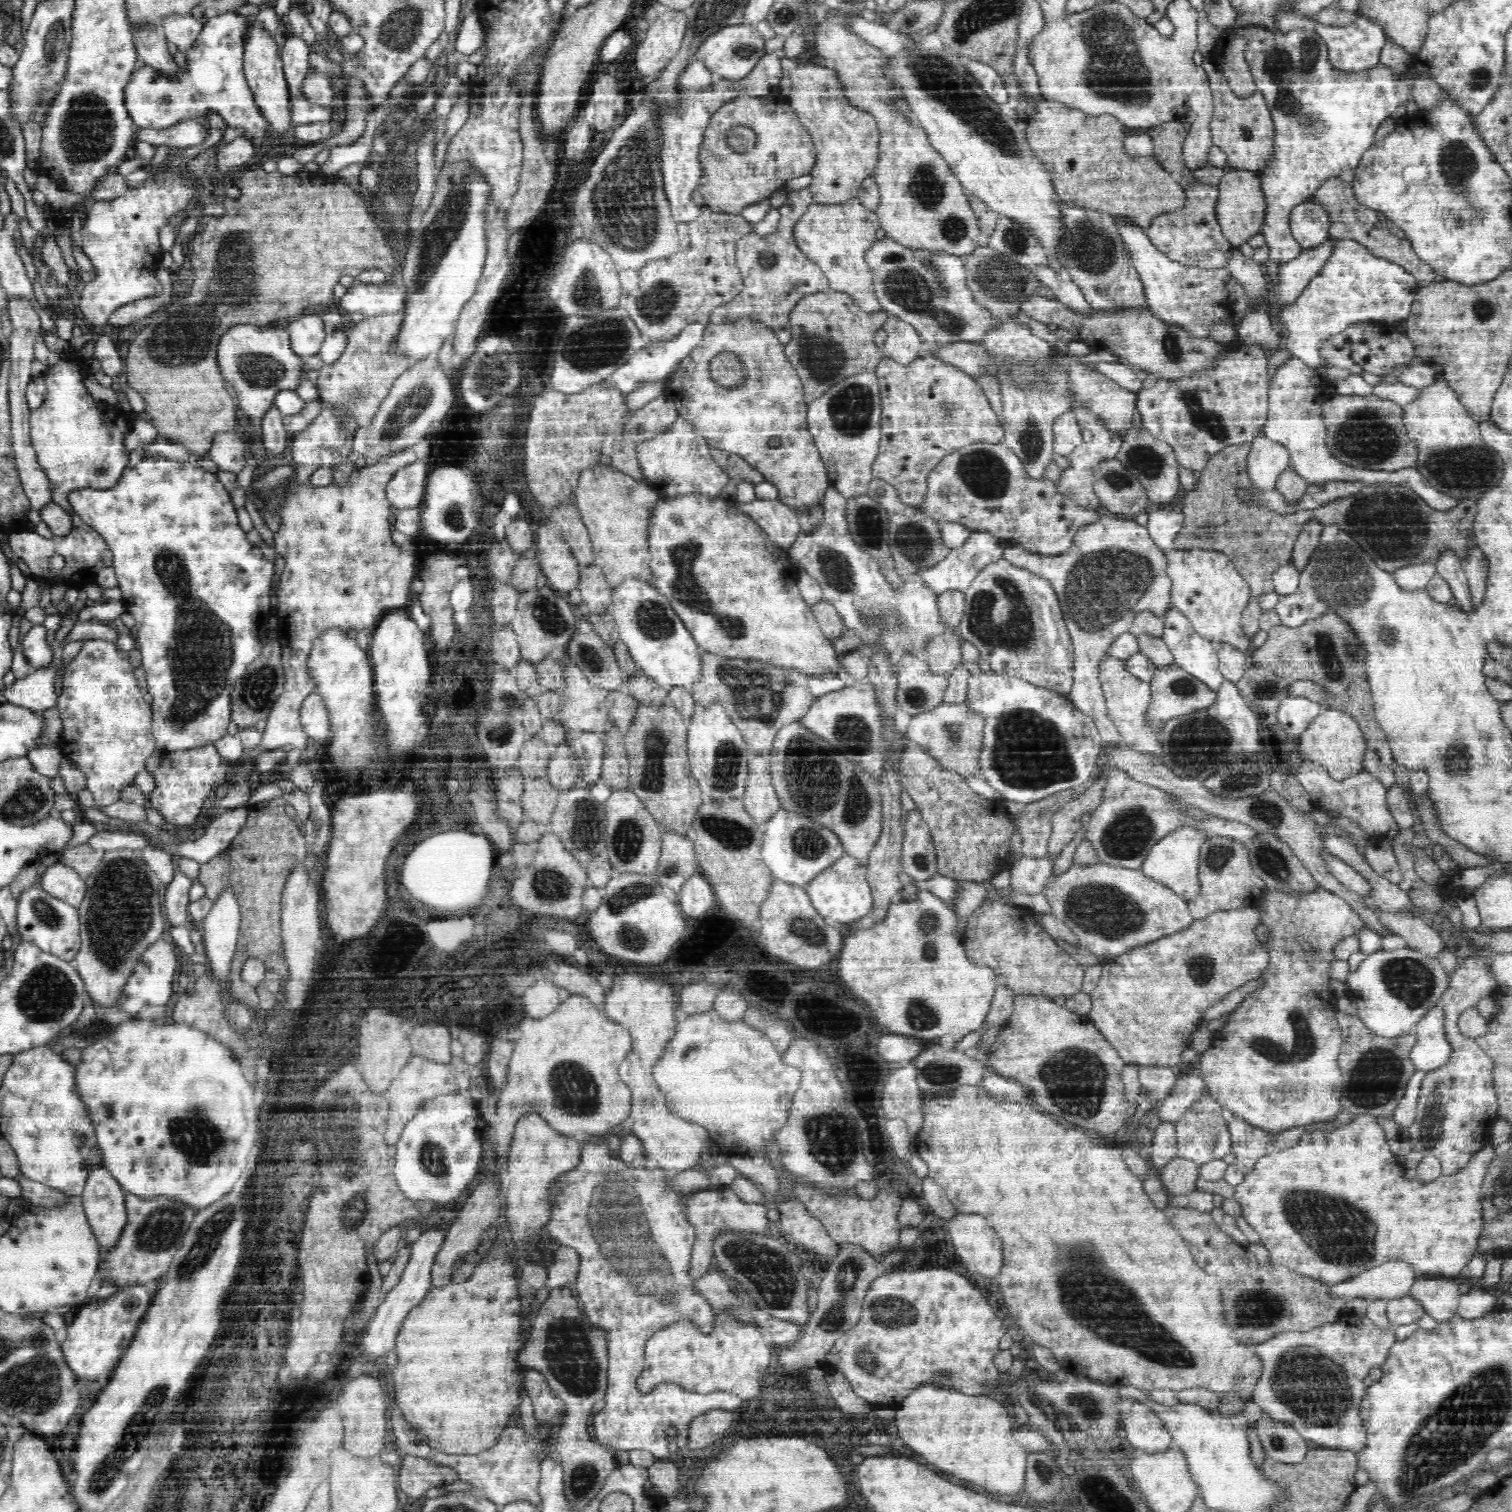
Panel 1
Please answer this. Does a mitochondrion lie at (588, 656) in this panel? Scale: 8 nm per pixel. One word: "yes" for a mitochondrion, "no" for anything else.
yes

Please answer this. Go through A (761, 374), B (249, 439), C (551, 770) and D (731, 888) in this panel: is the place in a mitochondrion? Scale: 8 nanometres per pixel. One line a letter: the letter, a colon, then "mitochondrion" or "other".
A: mitochondrion
B: other
C: other
D: other

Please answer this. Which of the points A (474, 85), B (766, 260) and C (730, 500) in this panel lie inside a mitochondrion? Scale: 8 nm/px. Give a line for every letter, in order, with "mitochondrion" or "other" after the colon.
A: other
B: mitochondrion
C: other

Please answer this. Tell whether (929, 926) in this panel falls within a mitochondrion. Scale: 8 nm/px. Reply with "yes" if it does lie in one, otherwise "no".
yes

